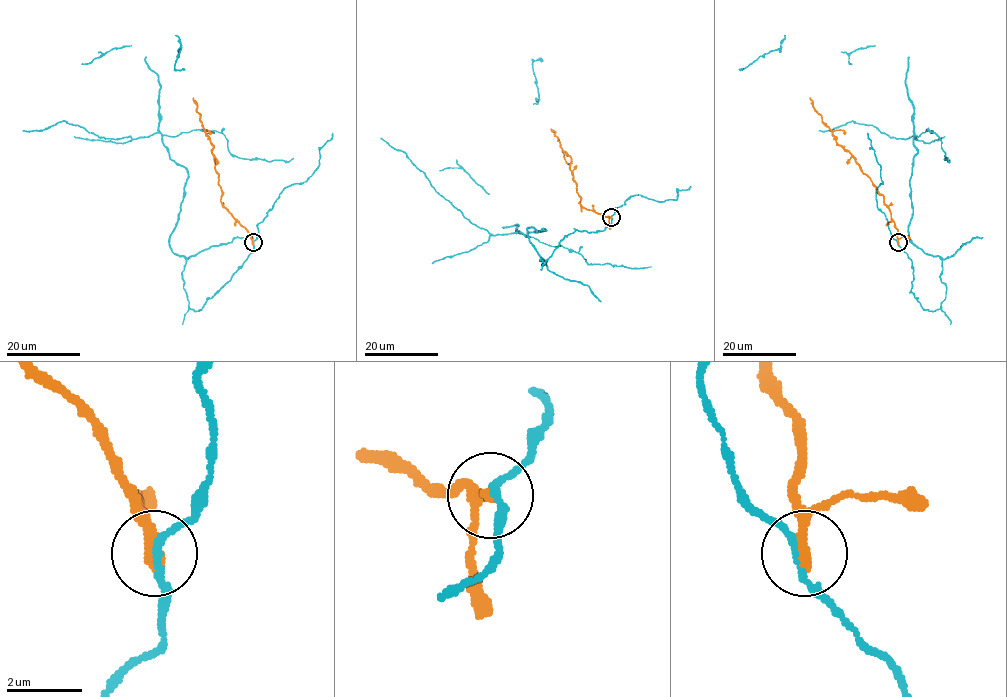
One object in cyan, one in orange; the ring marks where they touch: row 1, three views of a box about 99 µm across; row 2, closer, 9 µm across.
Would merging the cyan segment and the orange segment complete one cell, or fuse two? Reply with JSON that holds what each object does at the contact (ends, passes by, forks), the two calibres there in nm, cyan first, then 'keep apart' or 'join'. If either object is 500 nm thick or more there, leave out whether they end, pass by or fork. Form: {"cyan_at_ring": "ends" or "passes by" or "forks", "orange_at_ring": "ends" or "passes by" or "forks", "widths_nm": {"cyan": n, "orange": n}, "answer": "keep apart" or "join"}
{"cyan_at_ring": "passes by", "orange_at_ring": "ends", "widths_nm": {"cyan": 170, "orange": 400}, "answer": "keep apart"}

